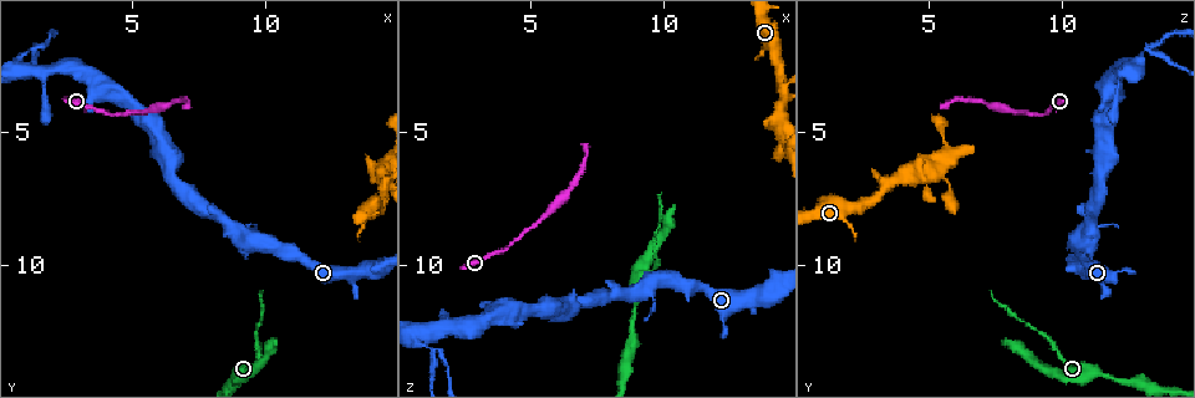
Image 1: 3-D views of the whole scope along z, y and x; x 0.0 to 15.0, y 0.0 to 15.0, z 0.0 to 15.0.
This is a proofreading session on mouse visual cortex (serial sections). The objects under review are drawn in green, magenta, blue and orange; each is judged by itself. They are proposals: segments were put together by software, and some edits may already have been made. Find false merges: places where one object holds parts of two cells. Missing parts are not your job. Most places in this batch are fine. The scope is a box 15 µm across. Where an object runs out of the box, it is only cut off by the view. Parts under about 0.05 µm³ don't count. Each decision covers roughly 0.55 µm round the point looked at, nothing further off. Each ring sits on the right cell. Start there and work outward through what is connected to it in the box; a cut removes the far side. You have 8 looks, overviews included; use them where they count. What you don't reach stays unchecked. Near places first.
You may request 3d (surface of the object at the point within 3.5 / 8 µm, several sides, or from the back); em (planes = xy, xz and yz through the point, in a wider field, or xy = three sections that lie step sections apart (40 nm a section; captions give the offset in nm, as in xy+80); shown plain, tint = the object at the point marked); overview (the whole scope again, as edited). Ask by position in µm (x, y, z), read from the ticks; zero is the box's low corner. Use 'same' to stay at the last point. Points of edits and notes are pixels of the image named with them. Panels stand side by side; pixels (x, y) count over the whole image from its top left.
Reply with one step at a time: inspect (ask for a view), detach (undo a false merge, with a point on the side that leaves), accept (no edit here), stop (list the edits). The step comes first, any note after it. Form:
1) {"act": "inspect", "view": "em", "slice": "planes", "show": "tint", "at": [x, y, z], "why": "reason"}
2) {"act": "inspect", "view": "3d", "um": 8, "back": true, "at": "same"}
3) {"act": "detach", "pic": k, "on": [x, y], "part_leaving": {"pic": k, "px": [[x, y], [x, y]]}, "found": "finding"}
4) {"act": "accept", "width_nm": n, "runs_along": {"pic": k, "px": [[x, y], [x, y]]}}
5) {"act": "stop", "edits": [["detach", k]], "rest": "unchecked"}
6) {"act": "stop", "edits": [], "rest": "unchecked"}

{"act": "inspect", "view": "3d", "um": 8, "at": [11.4, 9.9, 10.9], "why": "thick turns thin"}

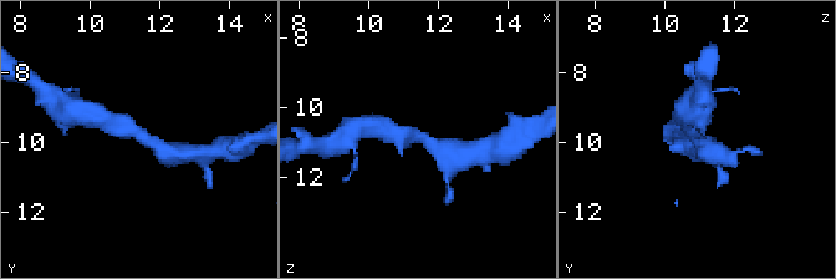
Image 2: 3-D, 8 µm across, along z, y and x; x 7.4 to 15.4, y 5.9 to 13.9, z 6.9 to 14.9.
{"act": "inspect", "view": "em", "slice": "xy", "step": 3, "show": "tint", "at": [11.4, 9.9, 10.8], "arm_widths_nm": [500, 500], "why": "need the tissue"}

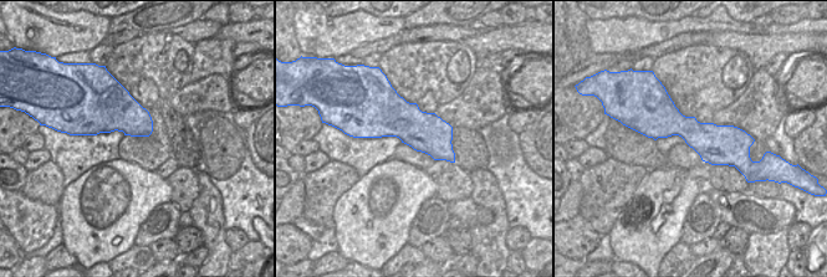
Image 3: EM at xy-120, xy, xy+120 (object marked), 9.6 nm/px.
{"act": "accept", "runs_along": {"pic": 2, "px": [[166, 153], [144, 137], [111, 121]]}, "found": "all the same cell"}

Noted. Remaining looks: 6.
{"act": "inspect", "view": "3d", "um": 3.5, "at": [14.3, 6.4, 4.5], "why": "sharp bend"}

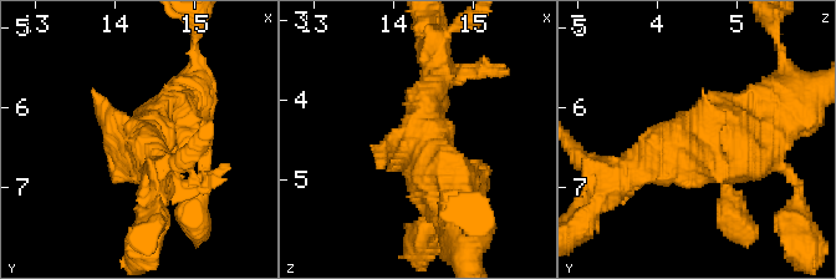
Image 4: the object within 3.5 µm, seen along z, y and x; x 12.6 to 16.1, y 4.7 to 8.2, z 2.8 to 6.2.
{"act": "accept", "runs_along": {"pic": 4, "px": [[153, 167], [91, 90]]}, "found": "all the same cell"}

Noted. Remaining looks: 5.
{"act": "inspect", "view": "3d", "um": 8, "at": [8.9, 14.1, 11.3], "why": "thick turns thin"}

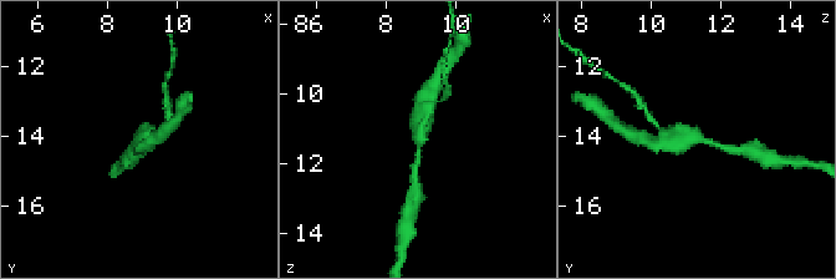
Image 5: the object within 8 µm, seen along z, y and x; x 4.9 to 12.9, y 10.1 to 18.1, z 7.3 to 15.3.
{"act": "inspect", "view": "em", "slice": "xy", "step": 3, "show": "tint", "at": [9.0, 14.0, 11.4], "arm_widths_nm": [200, 450]}

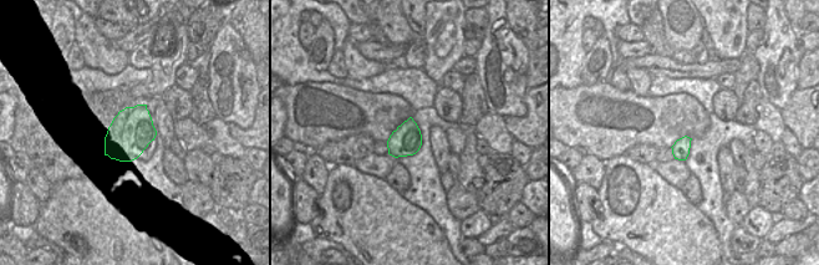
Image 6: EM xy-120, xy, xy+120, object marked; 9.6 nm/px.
{"act": "accept", "width_nm": 300, "runs_along": {"pic": 5, "px": [[664, 133], [729, 148]]}, "found": "one cell here"}

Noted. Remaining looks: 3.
{"act": "stop", "edits": [], "rest": "unchecked"}

